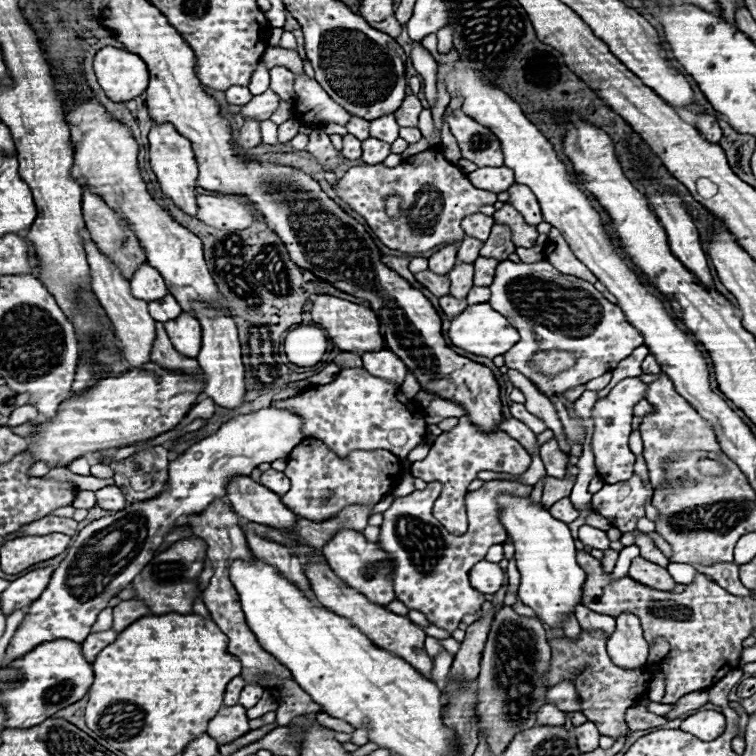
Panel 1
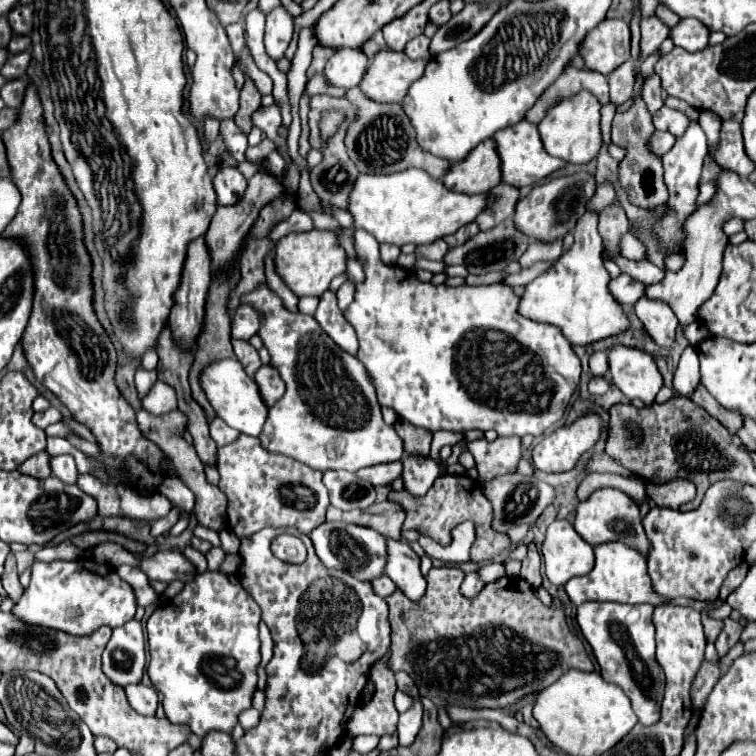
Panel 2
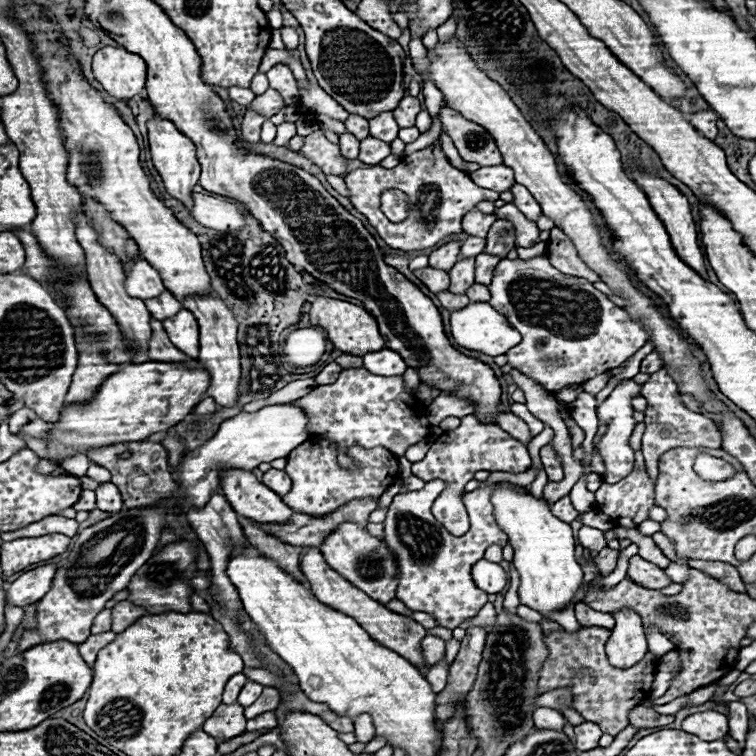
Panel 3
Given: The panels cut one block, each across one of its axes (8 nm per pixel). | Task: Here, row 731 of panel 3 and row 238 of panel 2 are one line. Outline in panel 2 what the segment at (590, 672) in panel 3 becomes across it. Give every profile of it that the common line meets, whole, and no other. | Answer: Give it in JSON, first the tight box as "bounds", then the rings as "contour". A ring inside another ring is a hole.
{"bounds":[598,206,630,260],"contour":[[[620,206],[606,208],[598,214],[598,232],[604,242],[604,260],[612,260],[614,256],[620,256],[620,240],[630,230],[628,218]]]}

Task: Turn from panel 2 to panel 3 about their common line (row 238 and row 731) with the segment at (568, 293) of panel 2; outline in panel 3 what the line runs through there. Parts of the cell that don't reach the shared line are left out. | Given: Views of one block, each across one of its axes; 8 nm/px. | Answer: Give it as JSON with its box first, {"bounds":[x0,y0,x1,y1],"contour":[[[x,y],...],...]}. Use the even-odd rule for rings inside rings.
{"bounds":[574,722,602,752],"contour":[[[582,722],[582,724],[574,726],[574,732],[576,732],[576,748],[580,752],[596,748],[598,738],[602,736],[602,730],[594,722]]]}

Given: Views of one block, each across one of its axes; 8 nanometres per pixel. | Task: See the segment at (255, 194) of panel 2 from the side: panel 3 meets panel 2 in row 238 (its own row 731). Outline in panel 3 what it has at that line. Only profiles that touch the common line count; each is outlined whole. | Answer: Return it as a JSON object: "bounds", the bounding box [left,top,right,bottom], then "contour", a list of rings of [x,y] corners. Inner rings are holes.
{"bounds":[204,702,246,744],"contour":[[[238,702],[234,704],[220,704],[214,714],[204,722],[204,732],[212,734],[218,744],[224,742],[224,738],[234,738],[236,734],[246,732],[246,718],[244,718],[244,706]]]}

